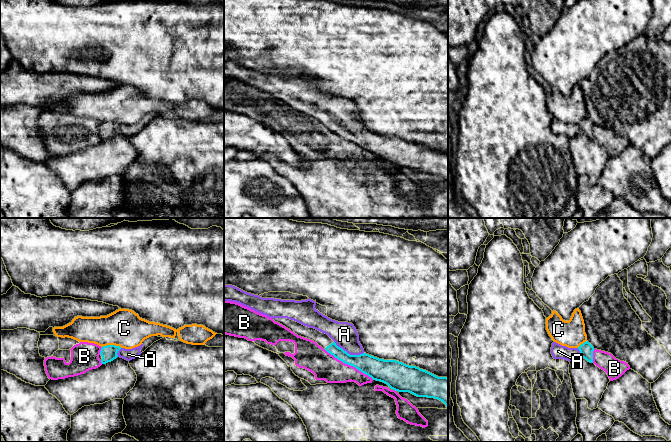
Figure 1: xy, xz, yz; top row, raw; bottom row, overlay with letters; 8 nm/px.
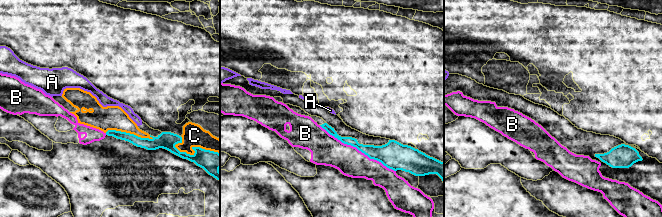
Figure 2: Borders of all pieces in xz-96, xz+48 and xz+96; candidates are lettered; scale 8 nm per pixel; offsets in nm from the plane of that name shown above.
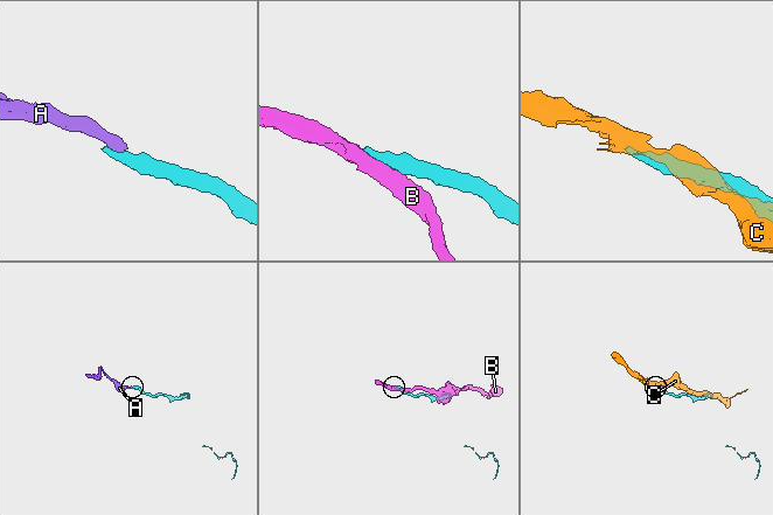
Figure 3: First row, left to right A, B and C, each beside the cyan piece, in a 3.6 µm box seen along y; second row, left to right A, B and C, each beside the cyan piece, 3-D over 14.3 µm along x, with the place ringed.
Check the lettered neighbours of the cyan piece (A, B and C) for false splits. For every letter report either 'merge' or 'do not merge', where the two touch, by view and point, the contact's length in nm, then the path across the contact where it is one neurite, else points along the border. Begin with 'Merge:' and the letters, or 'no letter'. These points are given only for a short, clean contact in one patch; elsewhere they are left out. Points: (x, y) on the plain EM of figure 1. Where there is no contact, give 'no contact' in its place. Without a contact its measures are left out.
Merge: A
A: merge; contact xz (347, 129); length 260 nm; way xz (374, 143), (347, 129), (344, 110)
B: do not merge; contact xz (349, 140); length 460 nm
C: do not merge; contact xy (112, 121); length 160 nm

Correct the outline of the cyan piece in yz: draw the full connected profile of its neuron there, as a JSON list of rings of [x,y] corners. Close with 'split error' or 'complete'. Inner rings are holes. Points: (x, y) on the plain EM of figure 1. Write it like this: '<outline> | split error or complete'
[[[588,117],[581,120],[578,124],[568,124],[556,118],[553,118],[551,123],[551,130],[554,135],[564,135],[567,137],[573,137],[582,133],[593,139],[593,127],[594,123]]] | split error

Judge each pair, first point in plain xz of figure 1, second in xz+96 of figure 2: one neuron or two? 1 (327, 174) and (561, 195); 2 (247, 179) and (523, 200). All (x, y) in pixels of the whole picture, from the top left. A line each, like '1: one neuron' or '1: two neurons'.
1: one neuron
2: one neuron

